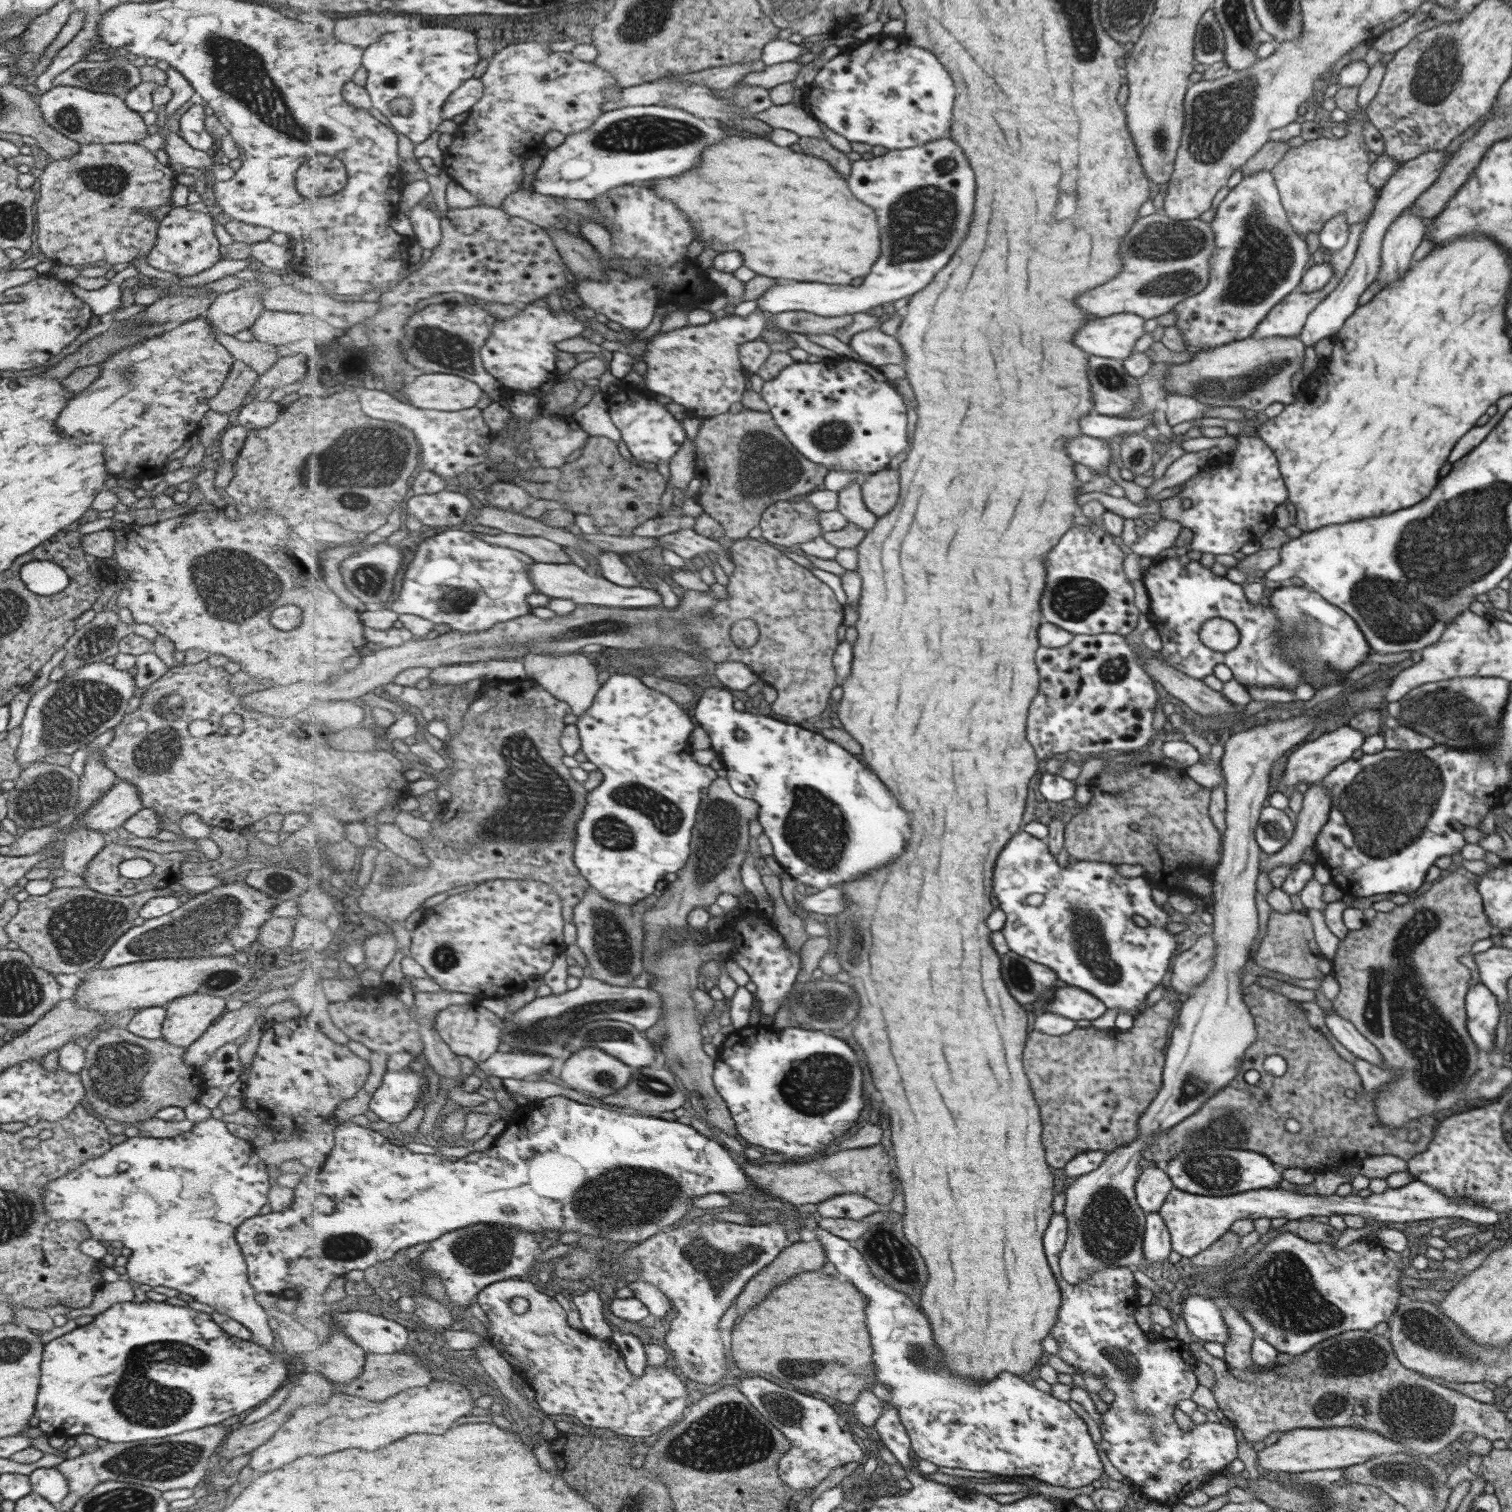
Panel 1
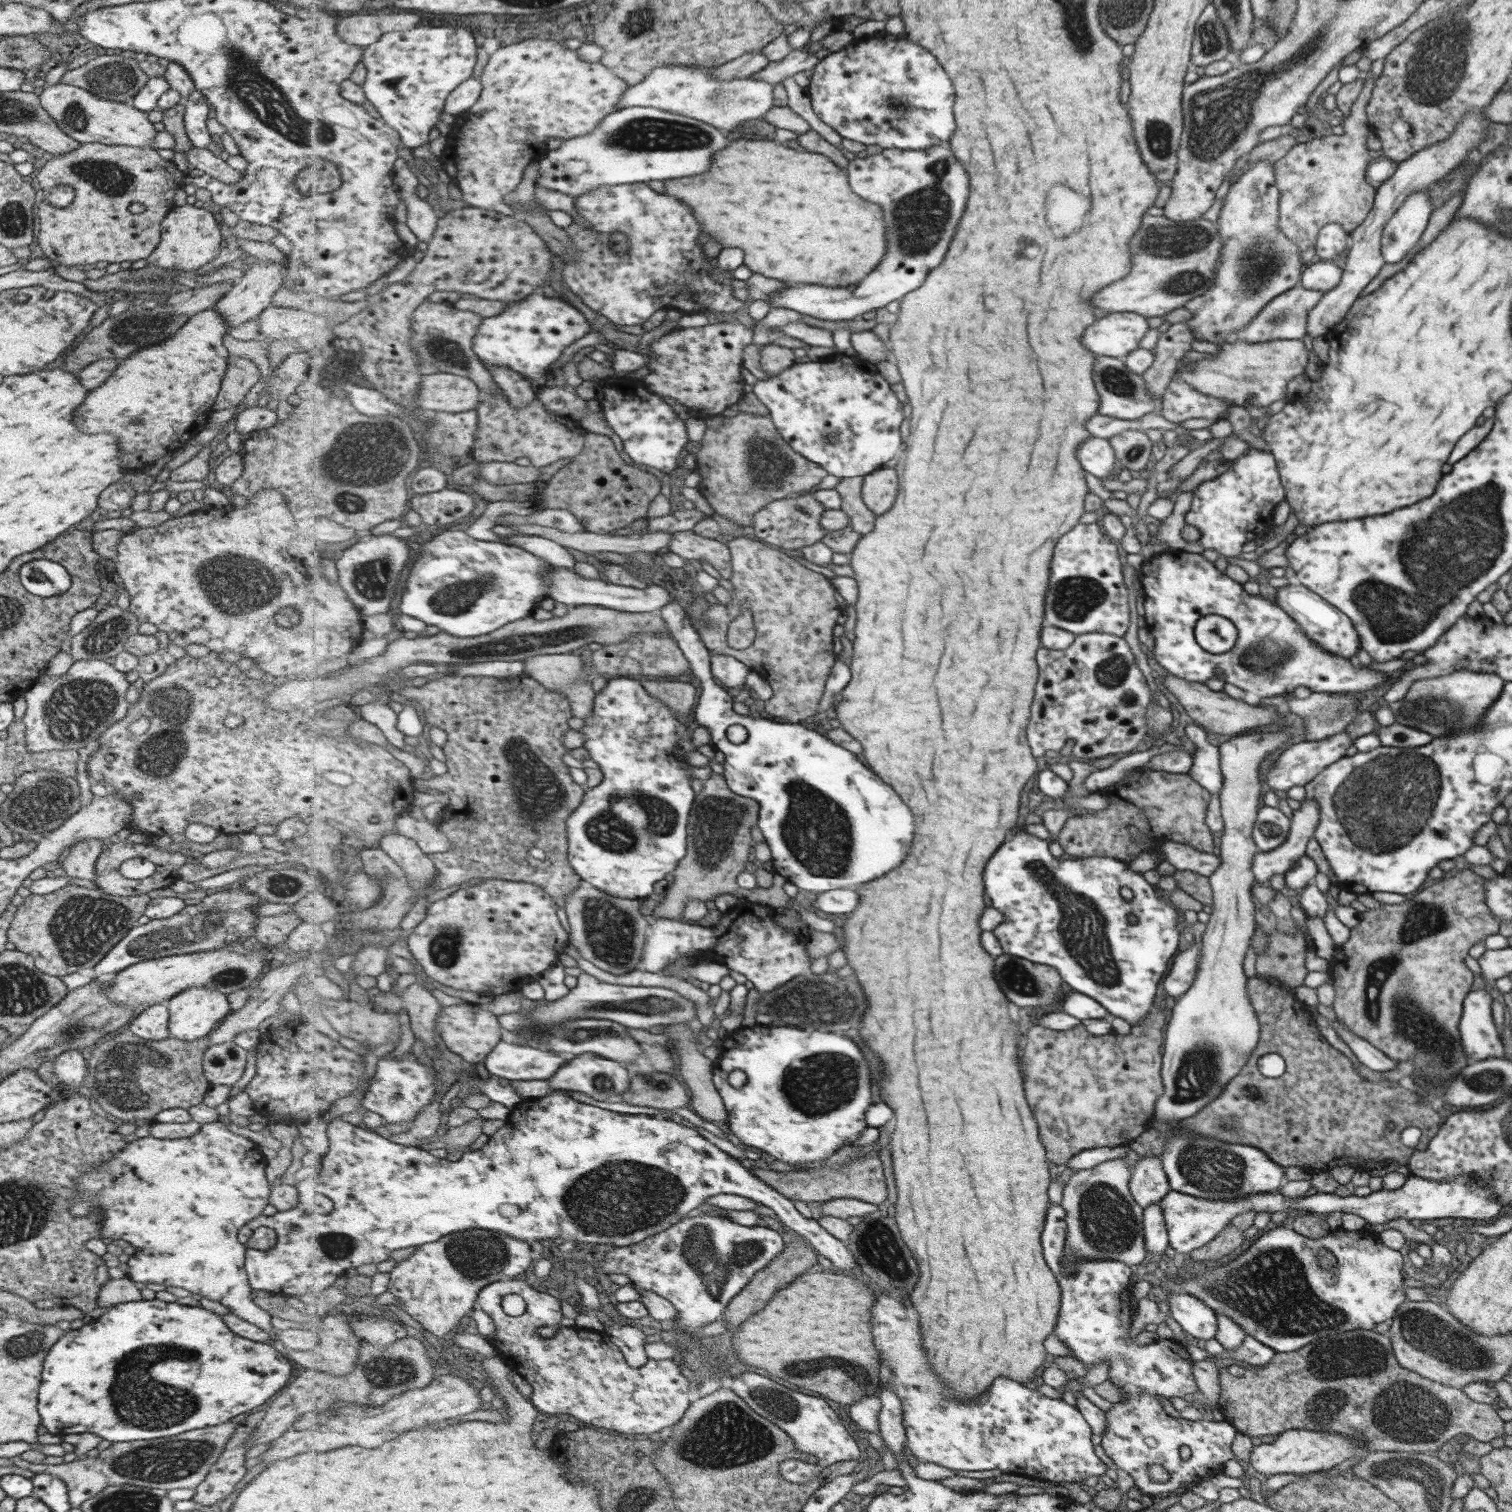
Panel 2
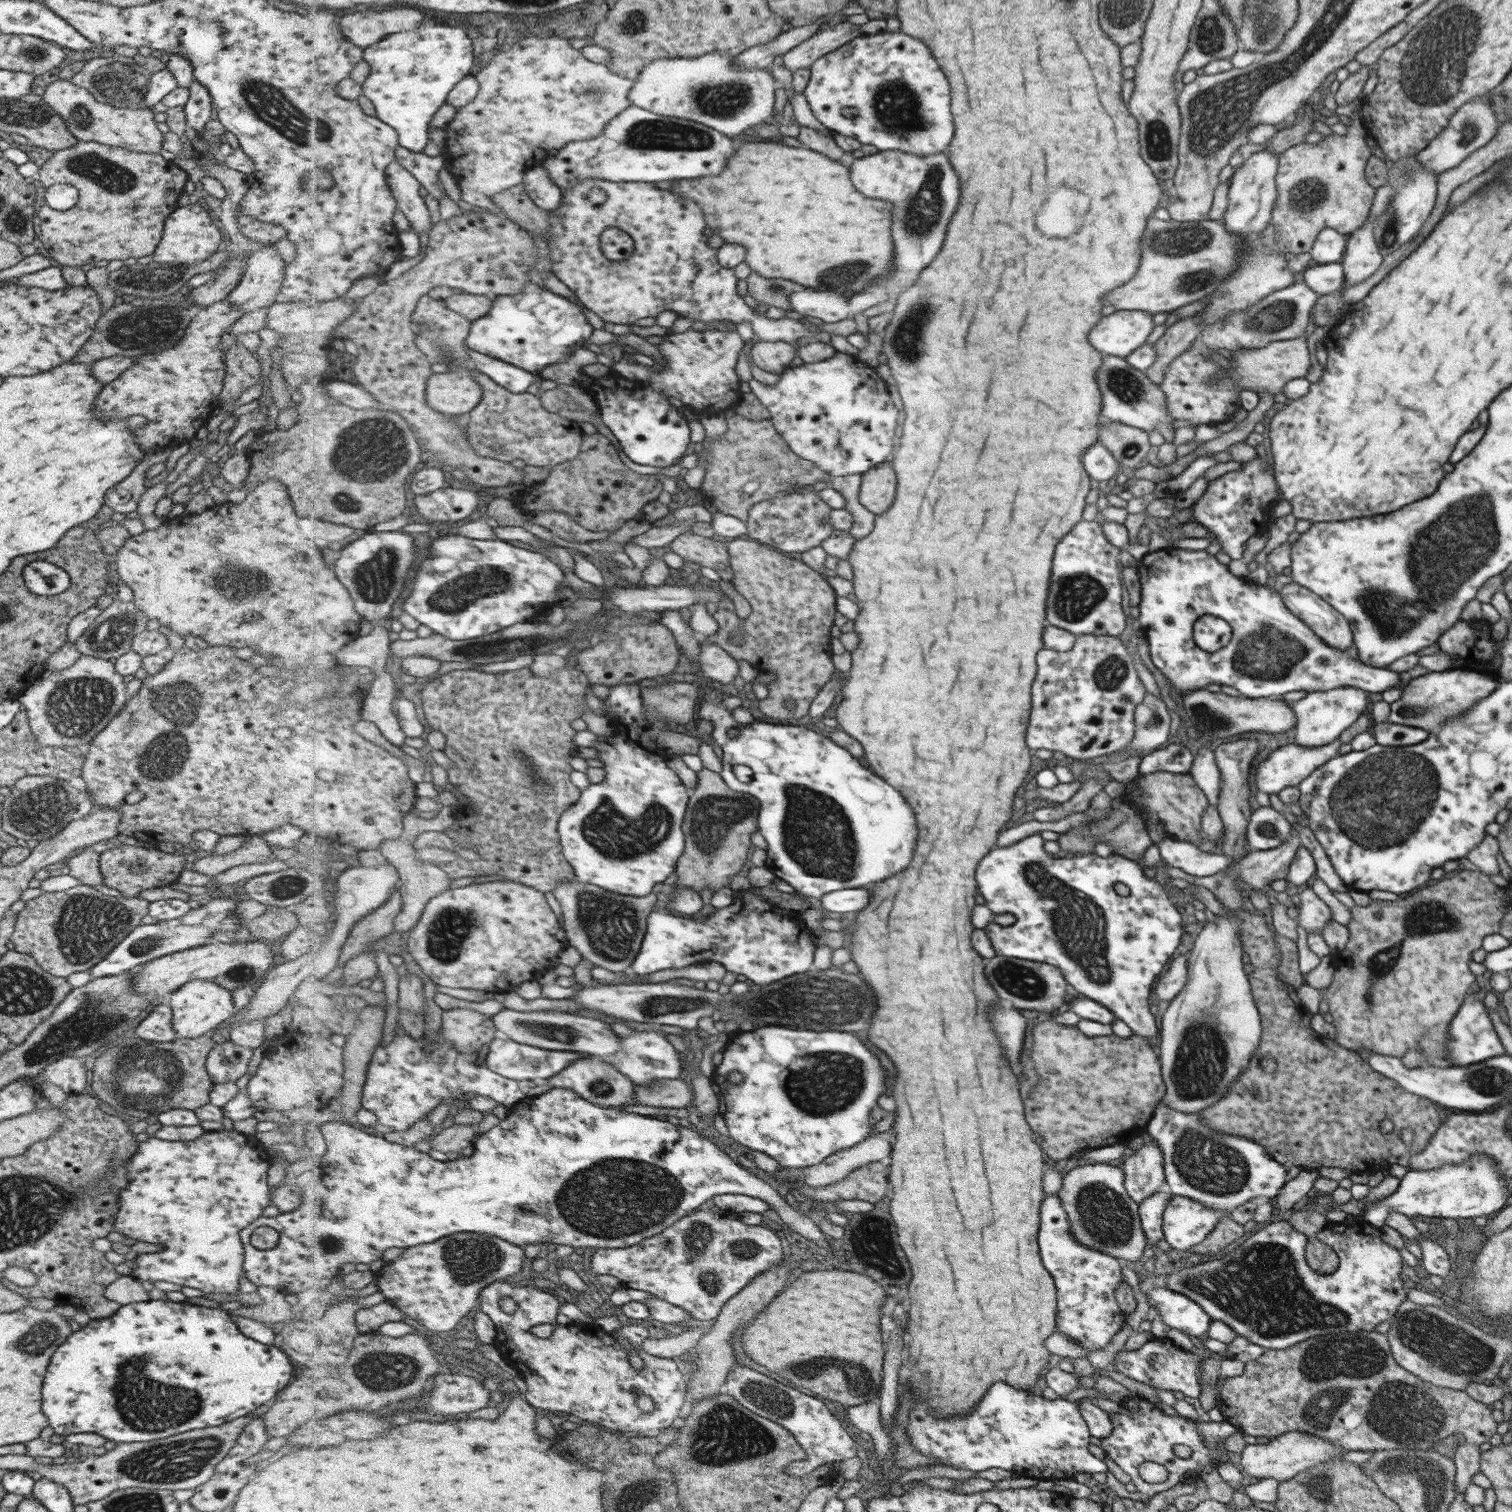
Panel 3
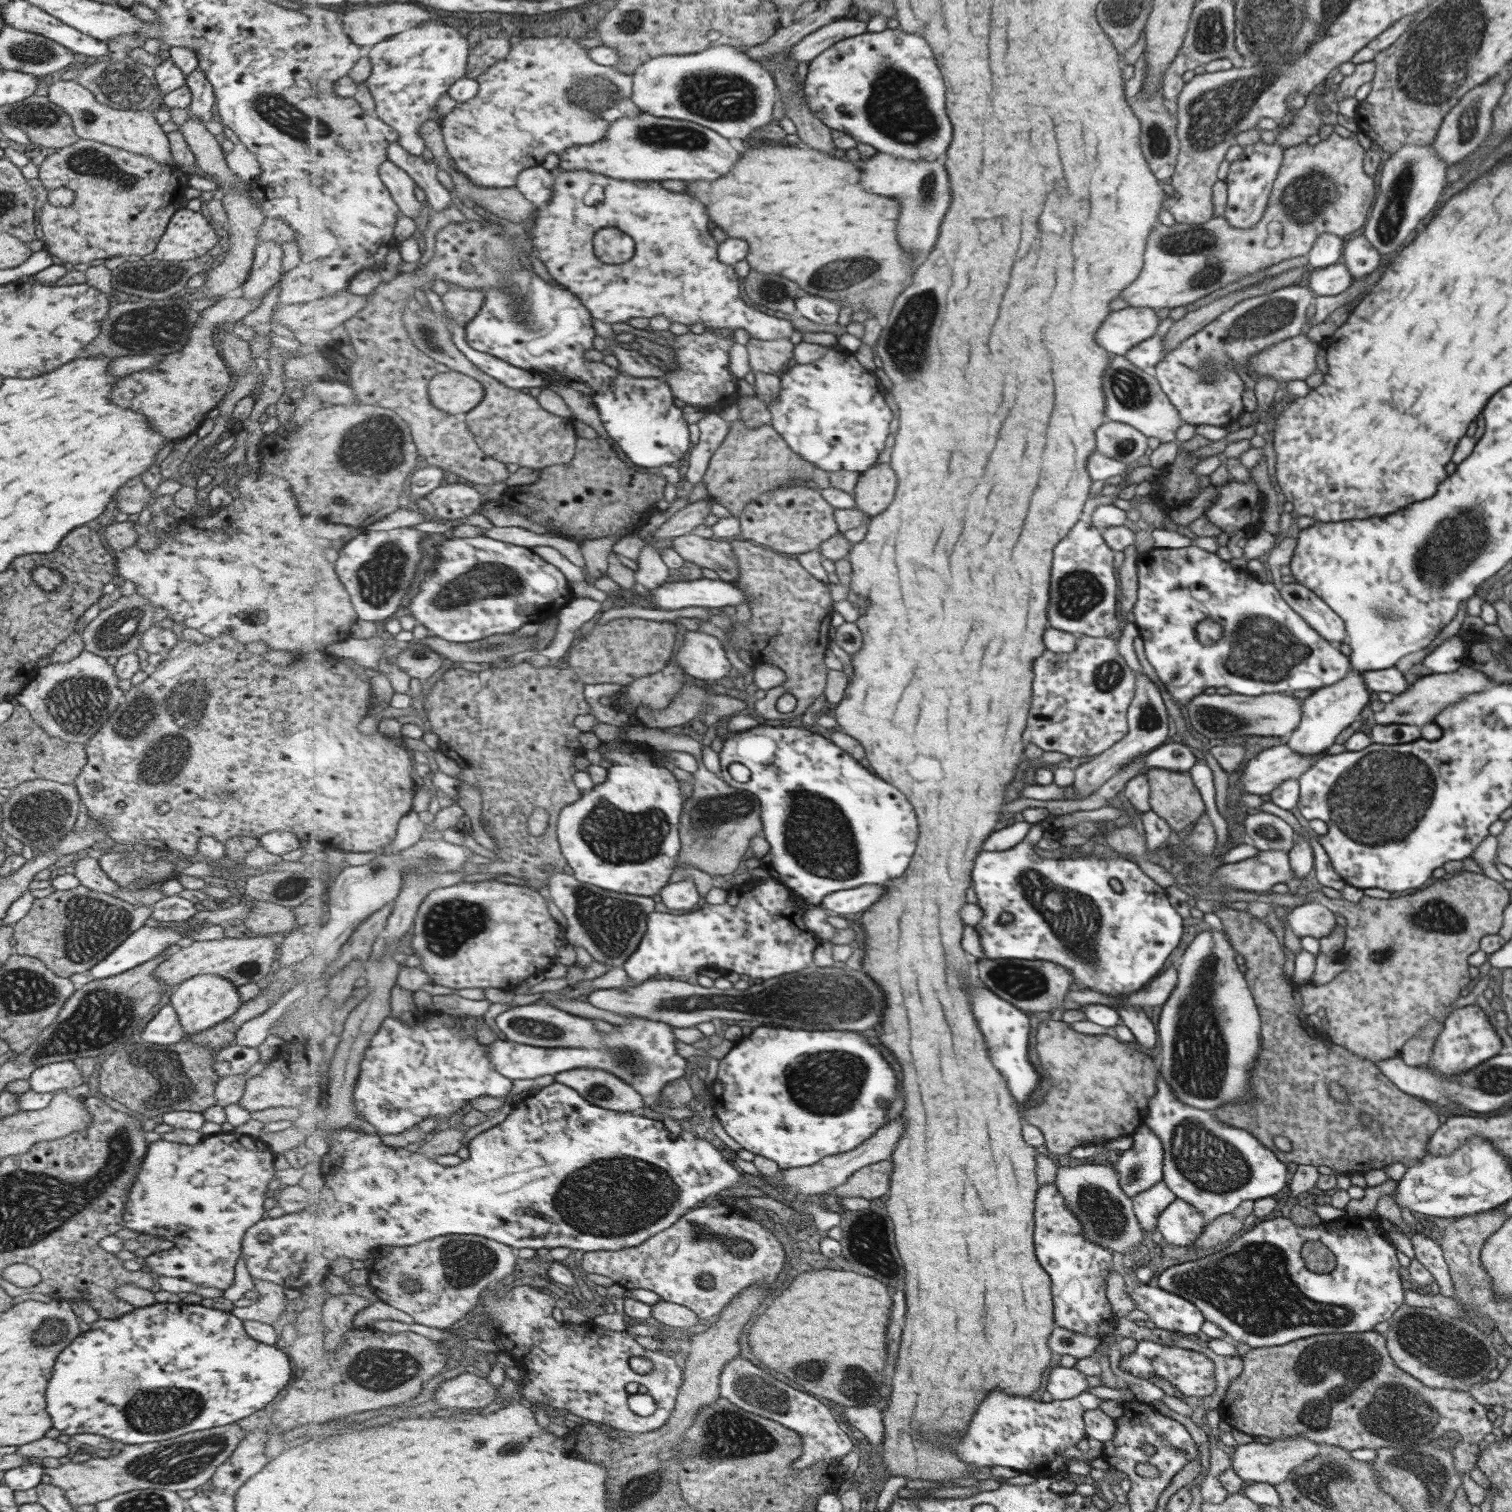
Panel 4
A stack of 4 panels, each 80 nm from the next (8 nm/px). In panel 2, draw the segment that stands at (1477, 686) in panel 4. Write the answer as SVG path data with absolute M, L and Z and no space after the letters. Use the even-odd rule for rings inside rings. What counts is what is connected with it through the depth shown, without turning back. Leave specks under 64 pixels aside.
M1458 671L1414 682L1402 700L1389 703L1389 706L1396 714L1398 724L1428 732L1432 736L1444 736L1462 728L1477 728L1485 712L1497 702L1504 688L1505 681L1496 674Z

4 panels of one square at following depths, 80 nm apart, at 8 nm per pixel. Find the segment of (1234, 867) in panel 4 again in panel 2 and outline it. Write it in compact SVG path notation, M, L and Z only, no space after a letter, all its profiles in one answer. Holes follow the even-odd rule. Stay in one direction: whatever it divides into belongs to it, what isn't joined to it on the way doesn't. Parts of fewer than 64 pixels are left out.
M1304 799L1299 810L1294 811L1287 839L1272 850L1260 851L1253 858L1254 876L1258 882L1269 880L1274 874L1285 874L1305 855L1307 844L1315 836L1320 821L1320 805L1317 800Z

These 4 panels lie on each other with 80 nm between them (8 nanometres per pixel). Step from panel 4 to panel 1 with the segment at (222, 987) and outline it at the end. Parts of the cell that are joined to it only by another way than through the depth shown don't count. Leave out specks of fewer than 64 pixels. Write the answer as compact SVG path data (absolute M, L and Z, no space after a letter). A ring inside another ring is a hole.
M200 992L171 1000L164 1007L166 1009L166 1020L162 1024L162 1039L170 1045L184 1048L196 1042L227 1011L225 997Z

